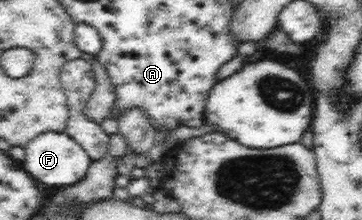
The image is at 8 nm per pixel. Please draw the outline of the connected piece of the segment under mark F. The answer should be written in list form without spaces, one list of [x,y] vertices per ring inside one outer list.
[[[44,132],[31,139],[31,142],[24,146],[25,160],[21,166],[28,172],[44,189],[50,187],[65,187],[81,180],[86,175],[93,160],[89,154],[73,140],[68,133]]]

